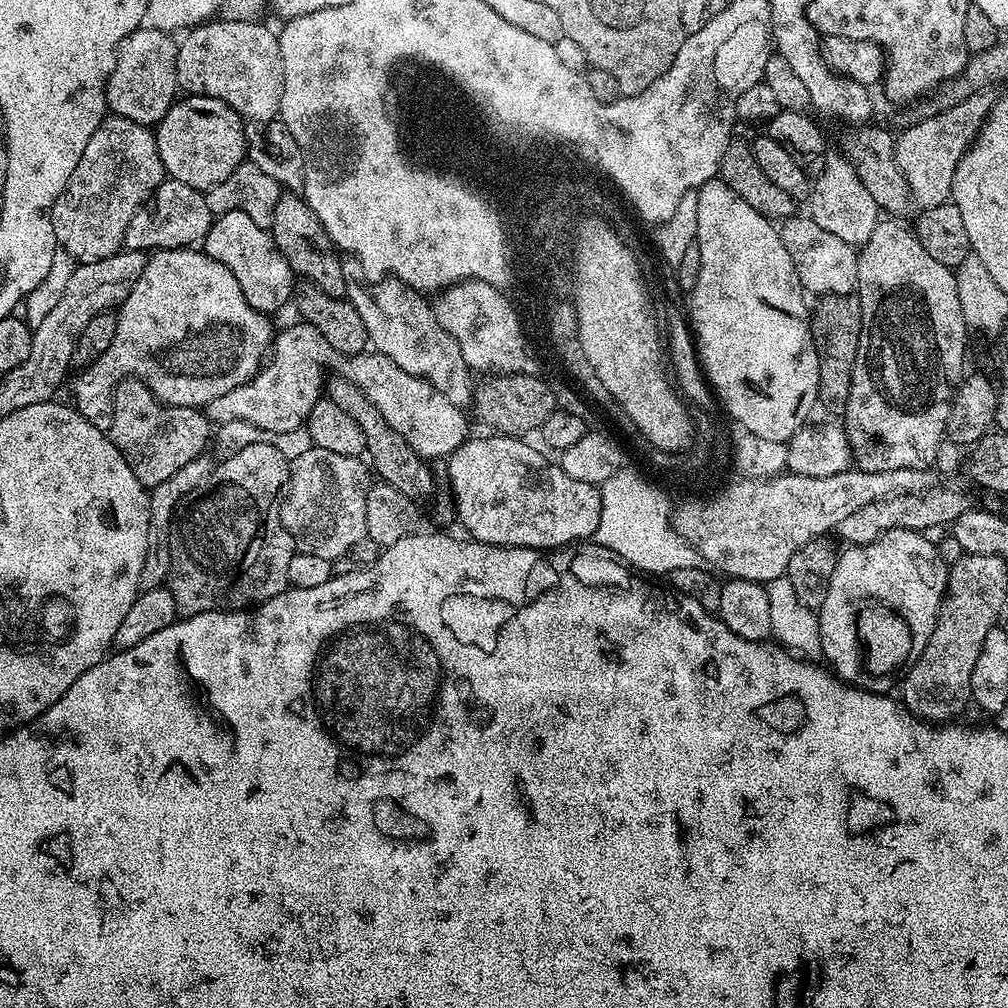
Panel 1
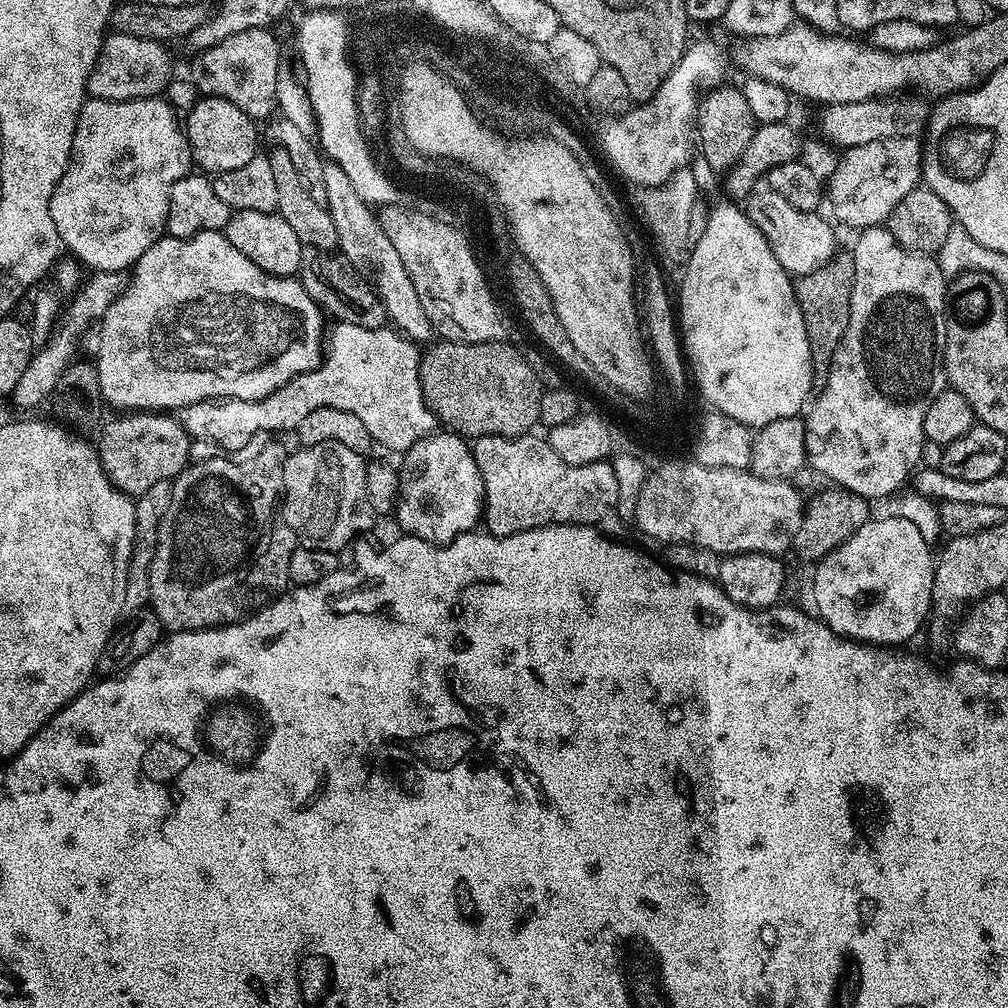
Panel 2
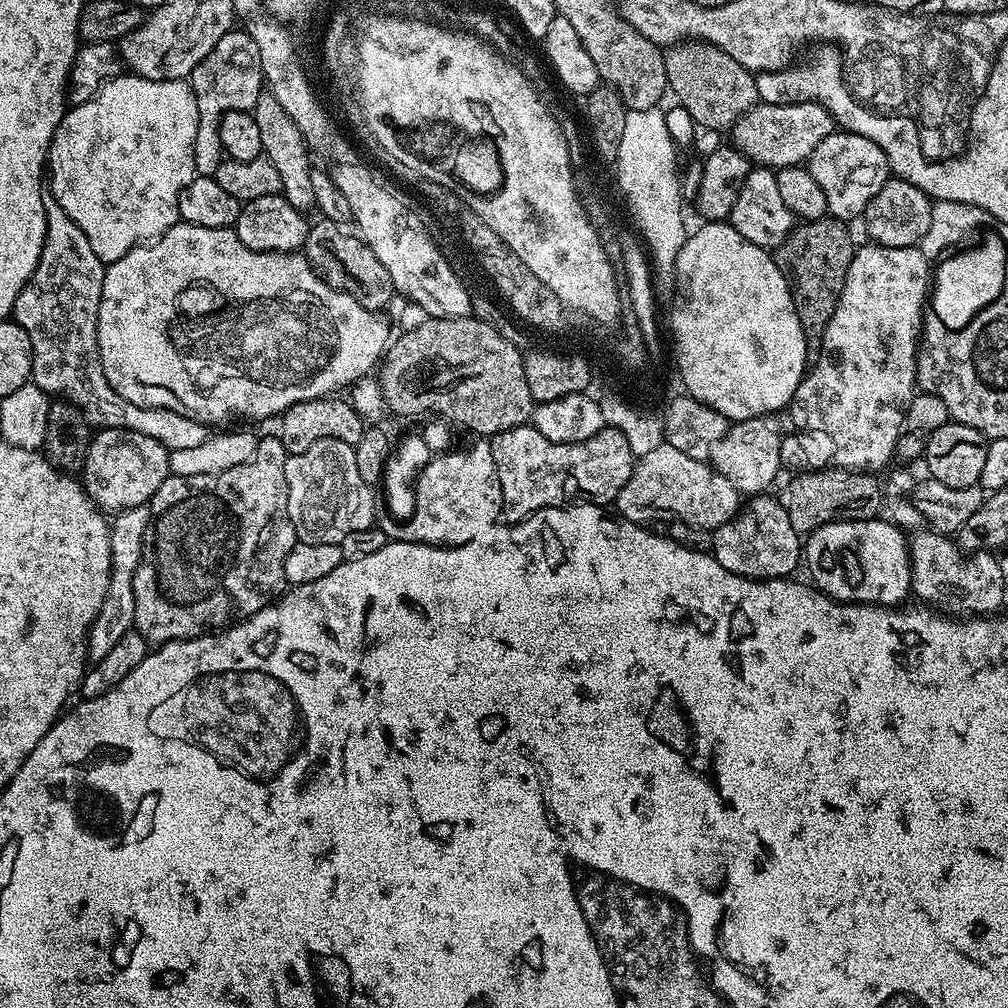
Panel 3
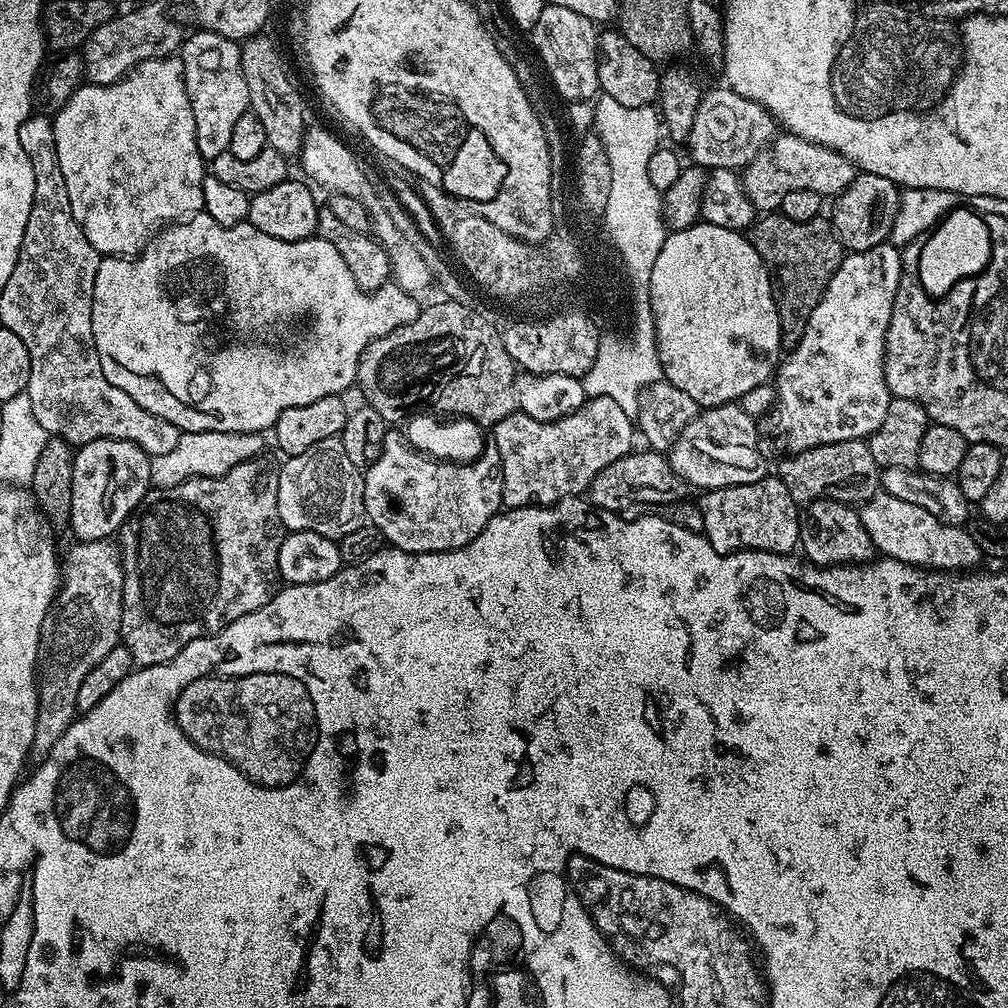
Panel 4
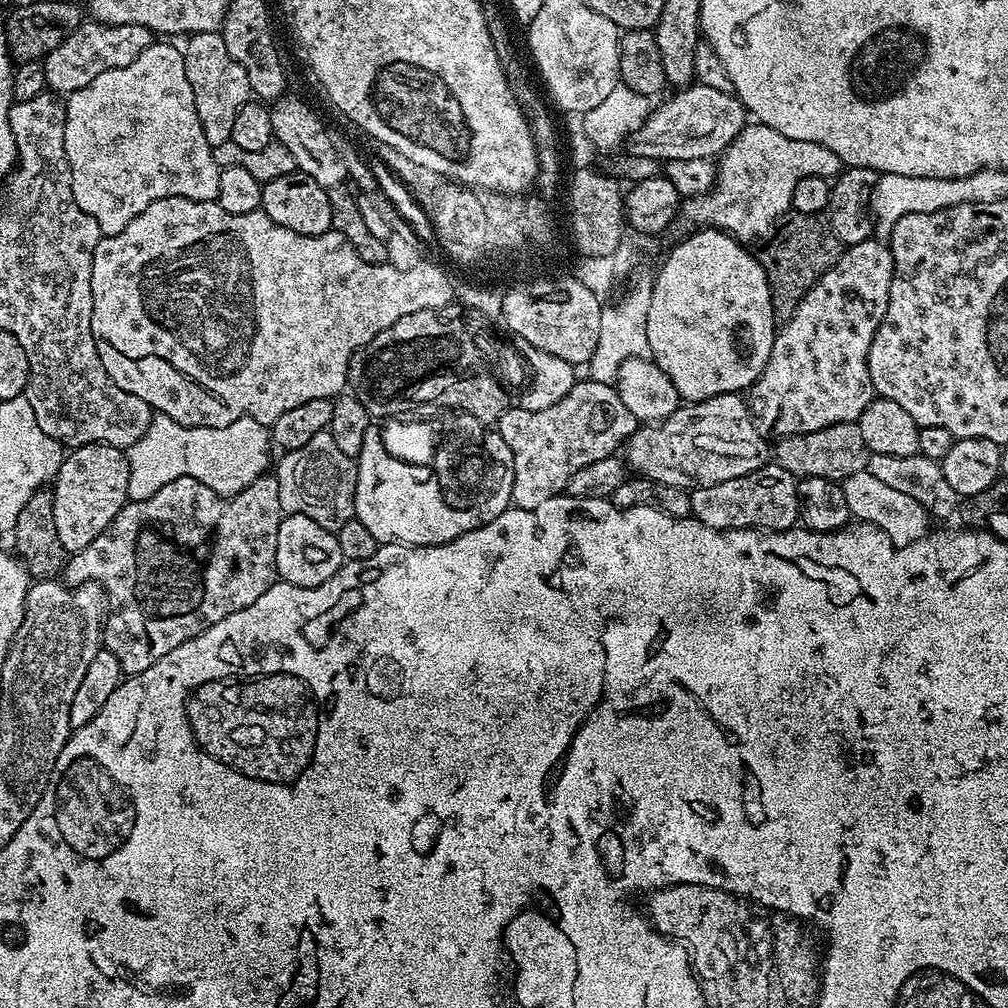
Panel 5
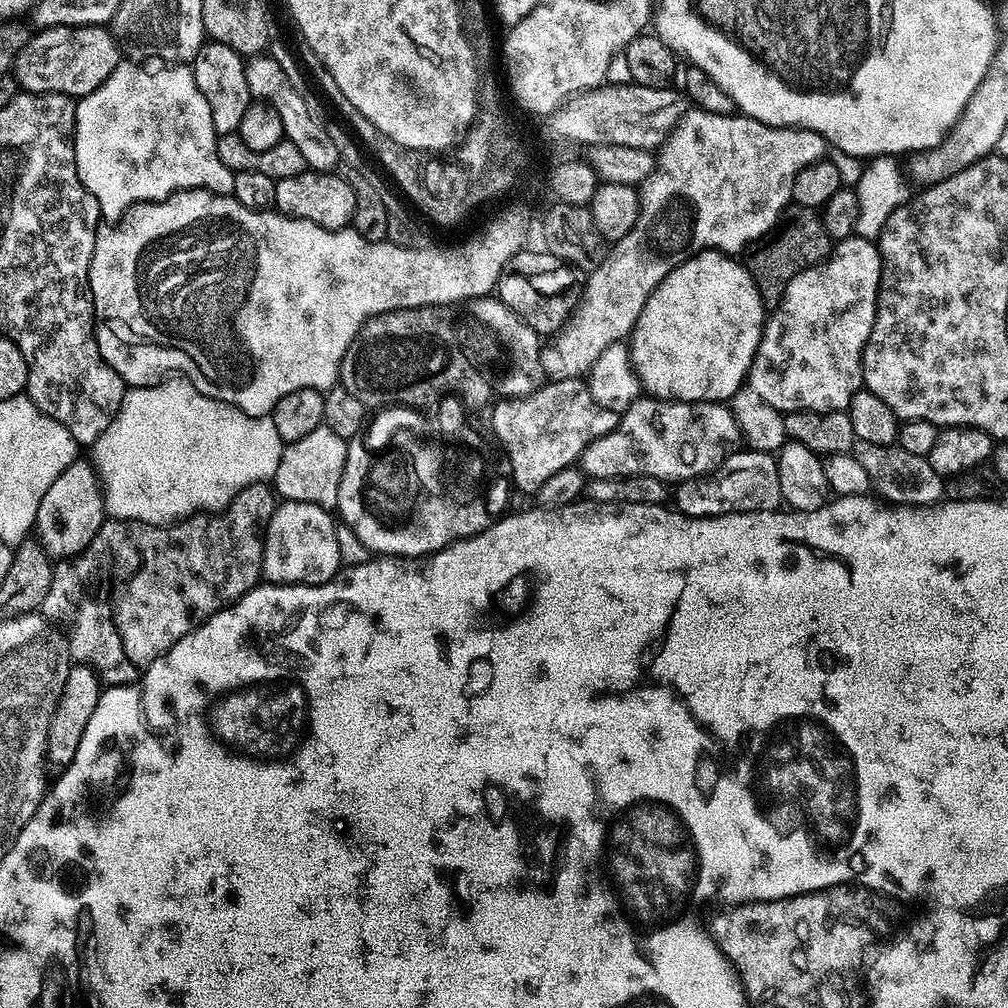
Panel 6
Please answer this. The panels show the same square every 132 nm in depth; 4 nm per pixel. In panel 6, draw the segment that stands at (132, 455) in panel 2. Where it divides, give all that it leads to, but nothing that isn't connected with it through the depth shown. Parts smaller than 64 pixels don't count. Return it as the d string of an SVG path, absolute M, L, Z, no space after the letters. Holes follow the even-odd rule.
M77 458L51 483L38 506L35 535L48 555L53 558L78 556L98 534L105 522L104 486L100 475L87 459ZM85 460L85 461L84 461Z

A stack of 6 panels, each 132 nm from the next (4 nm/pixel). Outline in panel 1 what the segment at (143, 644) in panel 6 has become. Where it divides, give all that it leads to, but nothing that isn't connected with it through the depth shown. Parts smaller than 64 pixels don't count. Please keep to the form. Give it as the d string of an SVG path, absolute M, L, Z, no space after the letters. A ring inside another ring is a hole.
M258 442L246 446L242 450L225 455L224 461L217 463L204 481L190 494L186 494L176 505L176 512L172 516L172 529L170 530L170 574L166 586L174 594L177 613L181 617L197 616L203 612L219 612L221 610L248 610L253 606L264 604L270 598L282 594L289 588L288 575L290 574L290 558L294 551L294 545L290 534L282 526L280 521L280 506L282 497L288 487L288 474L290 461L284 457L278 446L270 446L266 442Z

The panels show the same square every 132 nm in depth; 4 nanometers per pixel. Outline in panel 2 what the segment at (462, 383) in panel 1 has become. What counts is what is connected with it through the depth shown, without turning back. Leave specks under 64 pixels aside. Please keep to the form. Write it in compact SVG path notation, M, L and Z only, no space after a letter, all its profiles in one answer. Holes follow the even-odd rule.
M325 163L321 176L326 184L328 213L330 218L334 218L339 255L372 285L373 292L378 294L386 310L388 320L407 339L413 342L431 341L431 336L434 336L432 319L428 317L418 298L418 290L414 290L414 282L410 282L406 274L406 266L402 266L402 258L398 258L398 250L394 250L390 238L384 233L379 215L362 198L358 198L358 190L354 190L350 178L346 178L346 173L340 166Z

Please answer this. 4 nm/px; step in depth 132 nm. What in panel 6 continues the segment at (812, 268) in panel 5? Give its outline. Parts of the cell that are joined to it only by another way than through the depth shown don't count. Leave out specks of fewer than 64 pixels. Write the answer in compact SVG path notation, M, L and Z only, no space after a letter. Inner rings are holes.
M799 206L785 208L776 225L761 240L757 240L747 253L749 256L748 260L746 259L746 267L754 282L760 287L760 297L765 309L776 309L782 302L782 294L790 278L802 274L802 270L810 266L827 260L833 247L834 241L826 234L826 226L817 209Z

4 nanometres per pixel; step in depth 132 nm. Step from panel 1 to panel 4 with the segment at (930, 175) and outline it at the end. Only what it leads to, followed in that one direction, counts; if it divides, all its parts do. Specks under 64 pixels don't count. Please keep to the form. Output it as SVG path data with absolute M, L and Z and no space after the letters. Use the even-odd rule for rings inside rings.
M782 134L743 169L742 179L752 205L761 213L772 214L779 209L790 190L814 190L825 198L835 198L851 186L857 175L856 165L841 152L803 140L800 136Z

